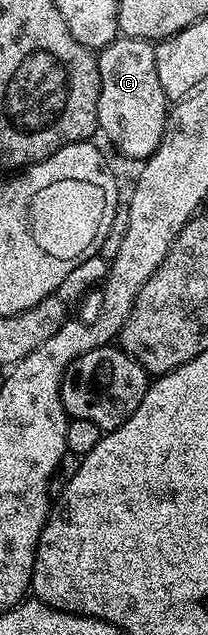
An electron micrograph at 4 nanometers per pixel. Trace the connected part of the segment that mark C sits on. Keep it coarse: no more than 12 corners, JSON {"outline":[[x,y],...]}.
{"outline":[[155,45],[98,50],[98,132],[127,157],[157,151],[169,102]]}

